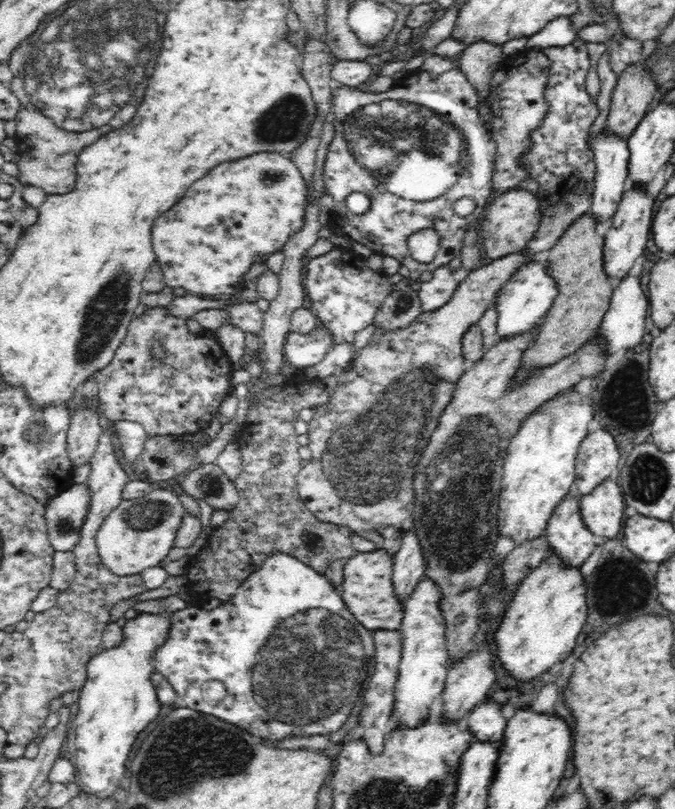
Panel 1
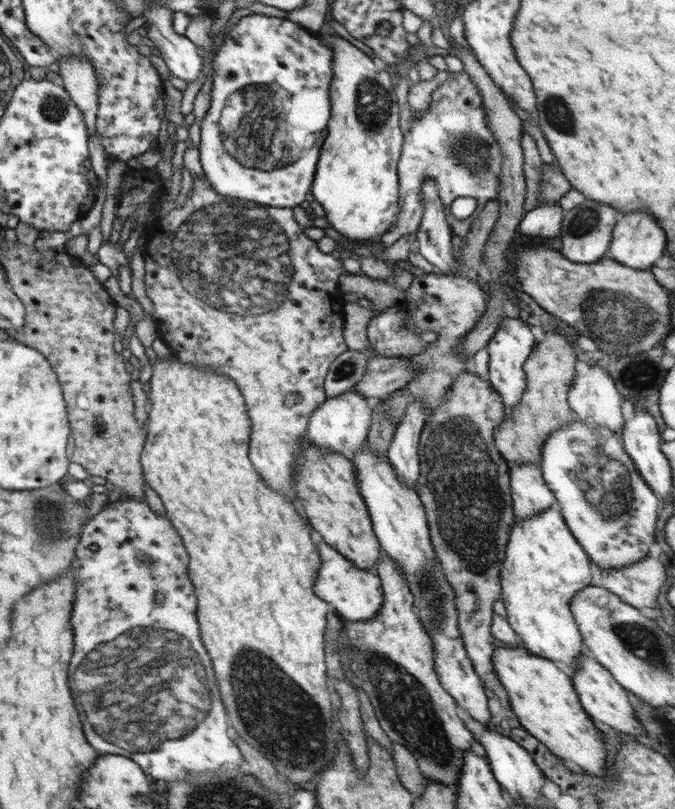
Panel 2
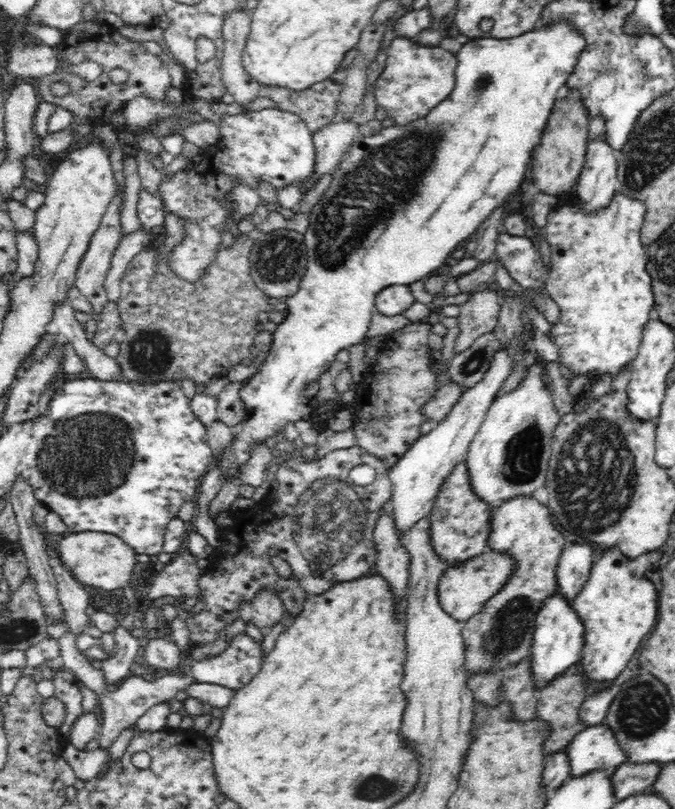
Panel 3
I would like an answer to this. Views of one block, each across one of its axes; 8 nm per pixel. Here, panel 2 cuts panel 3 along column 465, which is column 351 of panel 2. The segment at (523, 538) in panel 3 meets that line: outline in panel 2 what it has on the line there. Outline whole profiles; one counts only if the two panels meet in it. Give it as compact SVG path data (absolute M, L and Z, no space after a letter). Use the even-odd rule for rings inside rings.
M383 553L376 562L376 574L380 577L384 593L380 614L372 620L356 620L345 624L345 634L352 645L350 669L356 675L358 686L368 695L379 725L386 731L390 740L406 746L412 752L425 778L440 782L456 793L460 772L464 766L464 754L472 750L474 737L458 716L456 699L442 687L438 679L438 673L434 669L434 643L423 628L420 617L413 612L415 598L404 578L404 572L400 572L398 564Z

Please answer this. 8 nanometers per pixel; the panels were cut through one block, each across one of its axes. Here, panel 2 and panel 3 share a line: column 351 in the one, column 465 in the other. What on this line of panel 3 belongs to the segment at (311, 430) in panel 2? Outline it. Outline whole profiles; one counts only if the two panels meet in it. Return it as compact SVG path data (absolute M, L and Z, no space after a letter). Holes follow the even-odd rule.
M501 346L497 354L494 354L494 360L490 364L490 369L486 370L484 378L473 388L466 389L446 418L434 430L418 437L418 440L413 442L413 445L389 468L388 476L392 481L393 492L387 506L393 514L398 536L421 518L430 515L444 481L457 464L465 462L470 452L470 444L480 431L488 409L514 370L515 360L511 352Z

